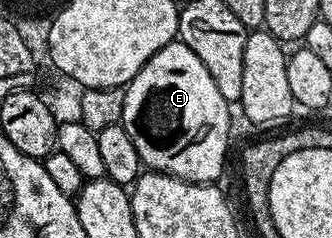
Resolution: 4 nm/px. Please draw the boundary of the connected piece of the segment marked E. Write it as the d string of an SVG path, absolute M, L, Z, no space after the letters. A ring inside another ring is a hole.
M177 40L170 42L156 56L140 68L140 72L125 87L124 112L122 125L132 136L132 144L136 144L136 152L140 152L140 160L147 171L156 174L170 174L173 178L183 178L186 182L204 182L214 184L219 181L222 169L226 166L226 149L230 146L230 110L231 103L220 96L212 76L208 76L208 68L200 64L200 56L192 52L192 48Z

